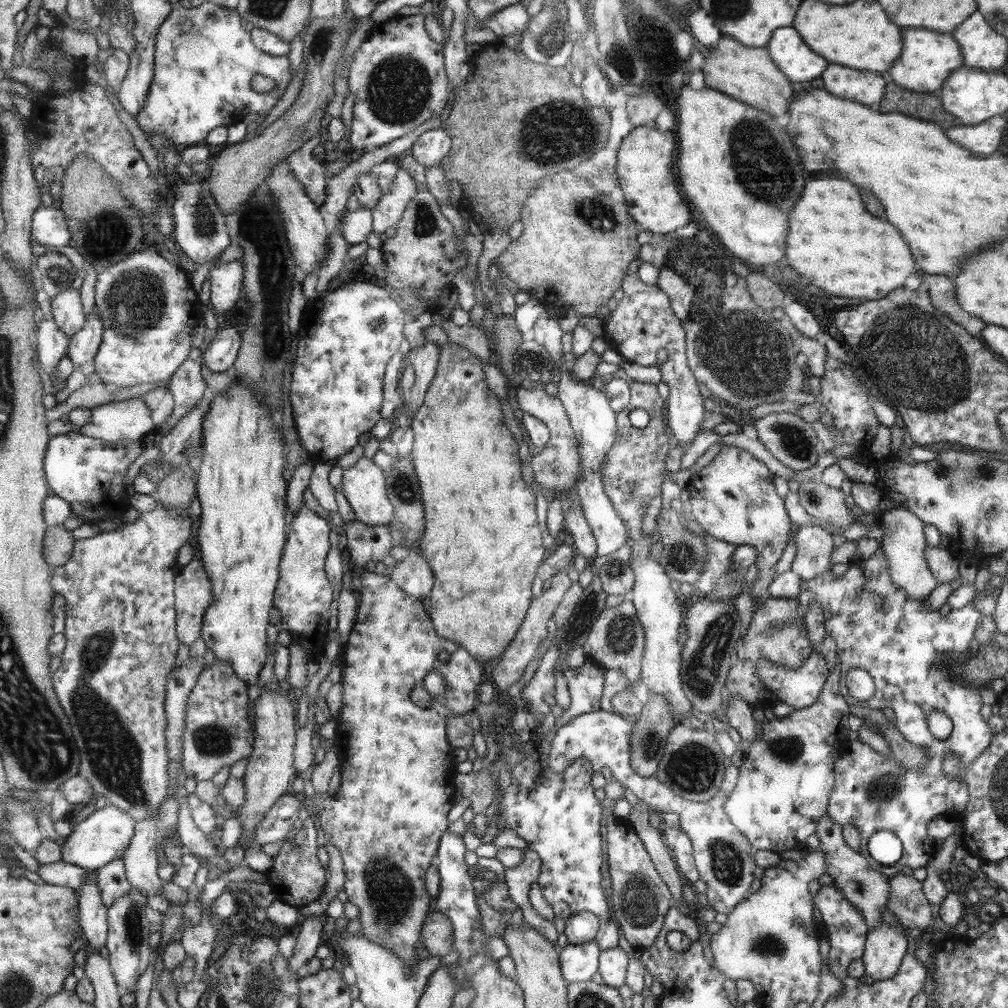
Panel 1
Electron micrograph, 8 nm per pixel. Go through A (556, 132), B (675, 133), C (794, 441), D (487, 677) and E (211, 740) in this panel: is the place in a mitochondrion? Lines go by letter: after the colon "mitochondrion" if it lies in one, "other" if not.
A: mitochondrion
B: other
C: mitochondrion
D: other
E: mitochondrion

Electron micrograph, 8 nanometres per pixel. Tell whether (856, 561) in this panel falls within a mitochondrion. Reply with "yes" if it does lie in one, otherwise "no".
no

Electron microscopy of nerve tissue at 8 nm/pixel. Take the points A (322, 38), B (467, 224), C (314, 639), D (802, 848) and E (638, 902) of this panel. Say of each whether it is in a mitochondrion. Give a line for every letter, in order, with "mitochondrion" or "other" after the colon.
A: mitochondrion
B: other
C: other
D: other
E: mitochondrion

